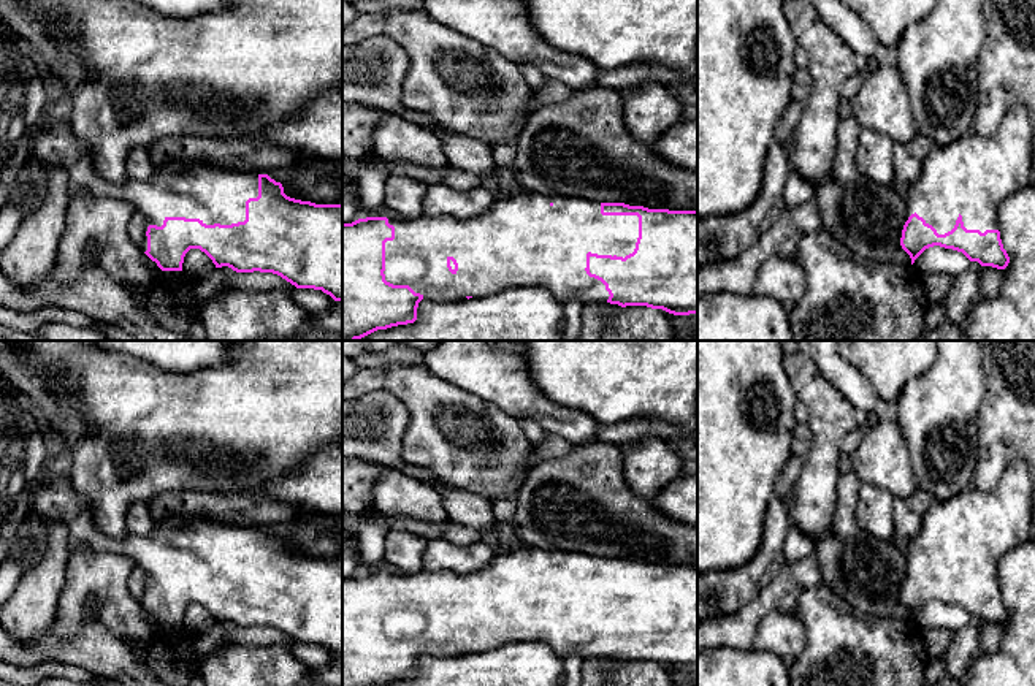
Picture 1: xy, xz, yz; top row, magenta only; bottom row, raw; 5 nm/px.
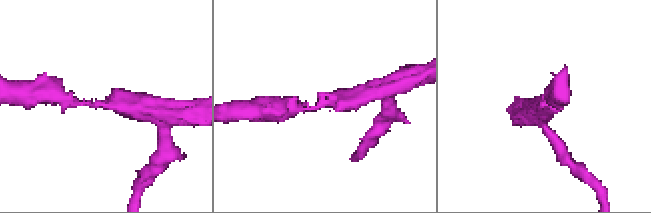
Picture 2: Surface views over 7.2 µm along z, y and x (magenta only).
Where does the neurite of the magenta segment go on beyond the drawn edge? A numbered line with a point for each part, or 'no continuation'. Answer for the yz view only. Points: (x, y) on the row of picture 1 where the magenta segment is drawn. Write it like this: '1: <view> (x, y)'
1: yz (970, 176)

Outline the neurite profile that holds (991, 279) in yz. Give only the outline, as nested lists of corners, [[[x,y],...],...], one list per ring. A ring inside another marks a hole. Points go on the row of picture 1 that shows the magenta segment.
[[[983,266],[983,269],[978,274],[980,274],[978,288],[981,299],[992,299],[999,296],[1003,284],[1003,269]]]

